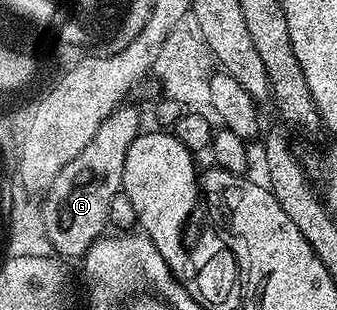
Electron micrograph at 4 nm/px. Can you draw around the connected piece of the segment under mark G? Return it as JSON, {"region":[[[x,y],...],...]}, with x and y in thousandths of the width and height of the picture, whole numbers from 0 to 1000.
{"region":[[[356,339],[306,390],[276,452],[264,452],[264,465],[252,465],[252,477],[240,477],[240,490],[228,490],[181,555],[169,555],[157,594],[134,616],[131,652],[122,655],[134,748],[154,810],[178,835],[243,835],[258,803],[309,765],[315,742],[306,739],[320,739],[323,645],[356,623],[371,503],[383,503],[395,452],[418,429],[412,355],[377,339]]]}

